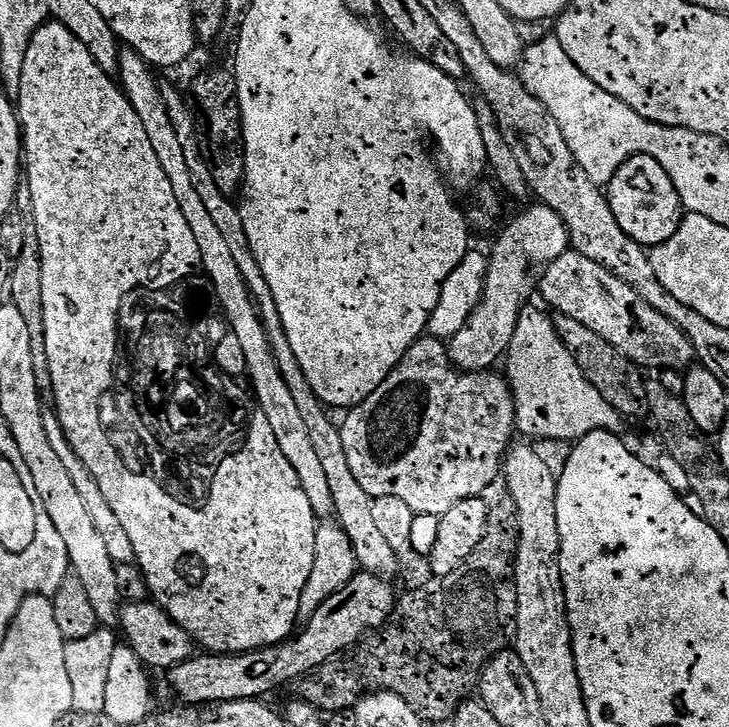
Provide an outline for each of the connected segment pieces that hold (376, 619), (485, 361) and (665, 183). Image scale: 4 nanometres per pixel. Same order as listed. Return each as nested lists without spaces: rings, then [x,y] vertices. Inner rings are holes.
[[[363,570],[357,571],[356,576],[350,582],[346,582],[346,586],[342,586],[342,590],[338,590],[338,594],[330,594],[330,598],[326,598],[326,602],[322,602],[322,606],[318,606],[318,610],[314,610],[311,618],[303,621],[302,627],[291,638],[280,644],[275,644],[269,648],[259,648],[253,652],[193,655],[192,659],[174,666],[167,673],[168,680],[172,683],[177,698],[185,700],[188,704],[215,706],[217,704],[229,704],[232,700],[268,698],[264,696],[270,695],[275,688],[299,681],[300,677],[305,676],[306,673],[313,672],[315,668],[330,662],[340,653],[347,652],[365,636],[383,628],[392,619],[398,599],[397,593],[392,593],[392,588],[388,584],[391,583],[385,577],[375,576]]]
[[[532,202],[528,206],[525,212],[518,213],[508,225],[505,223],[499,229],[500,237],[492,248],[492,256],[490,252],[486,260],[484,297],[470,314],[466,326],[447,341],[448,359],[461,372],[487,372],[495,369],[499,360],[501,363],[505,359],[520,314],[529,303],[528,295],[534,292],[532,267],[535,264],[546,266],[570,250],[568,231],[562,218],[545,204]]]
[[[635,156],[626,161],[607,184],[606,195],[610,210],[614,210],[614,218],[618,218],[618,226],[648,250],[670,239],[686,215],[670,174],[649,156]]]

